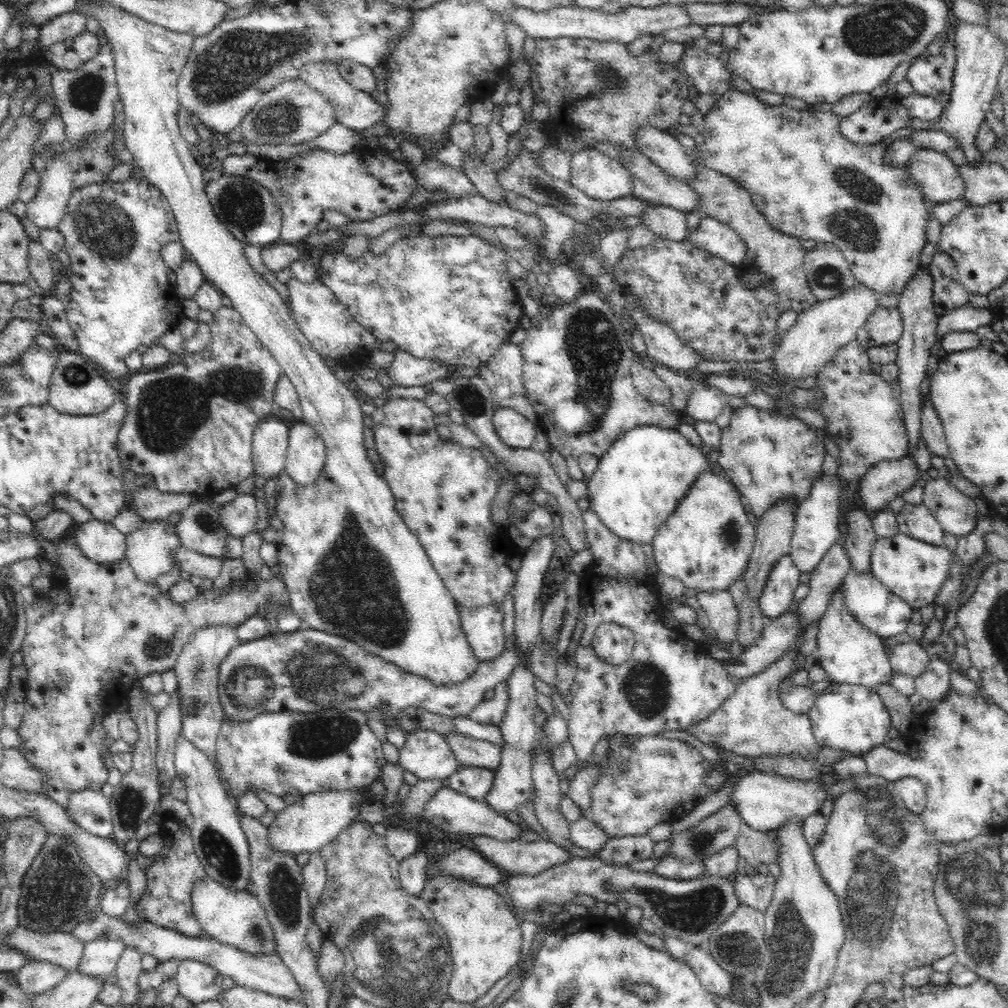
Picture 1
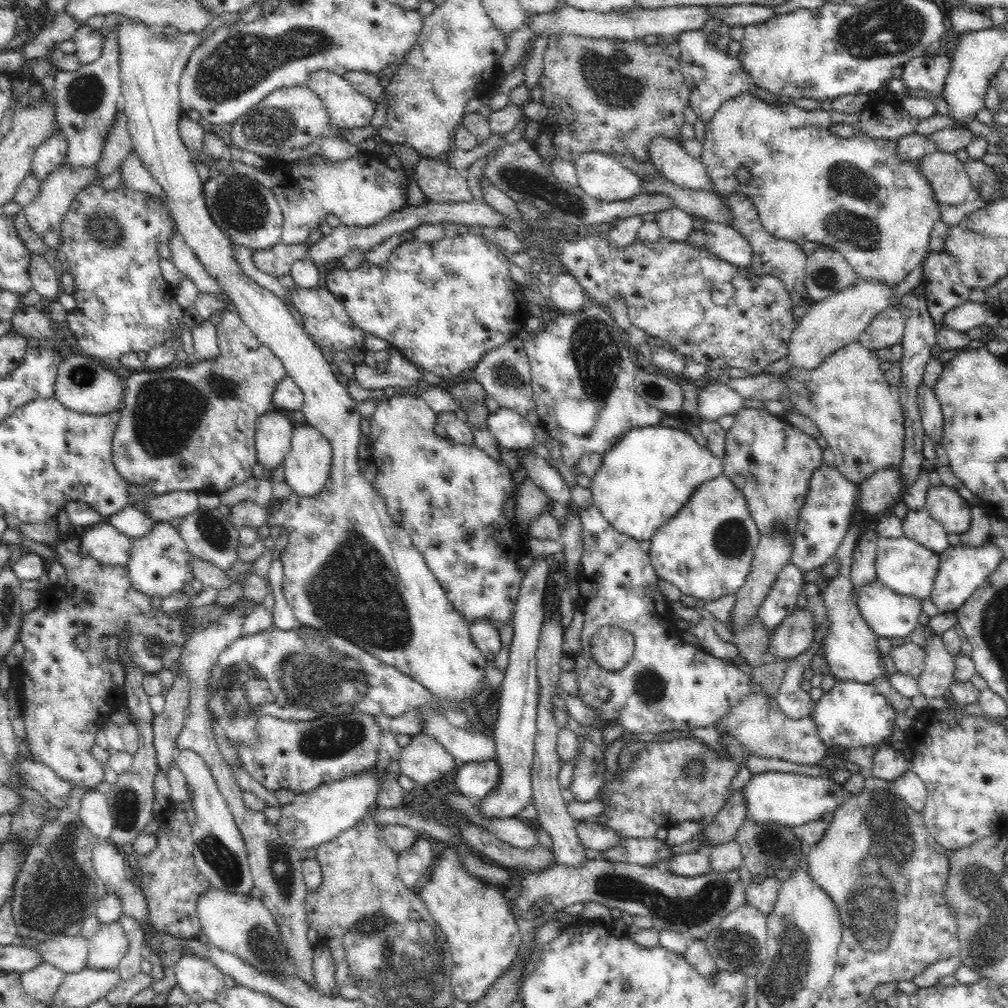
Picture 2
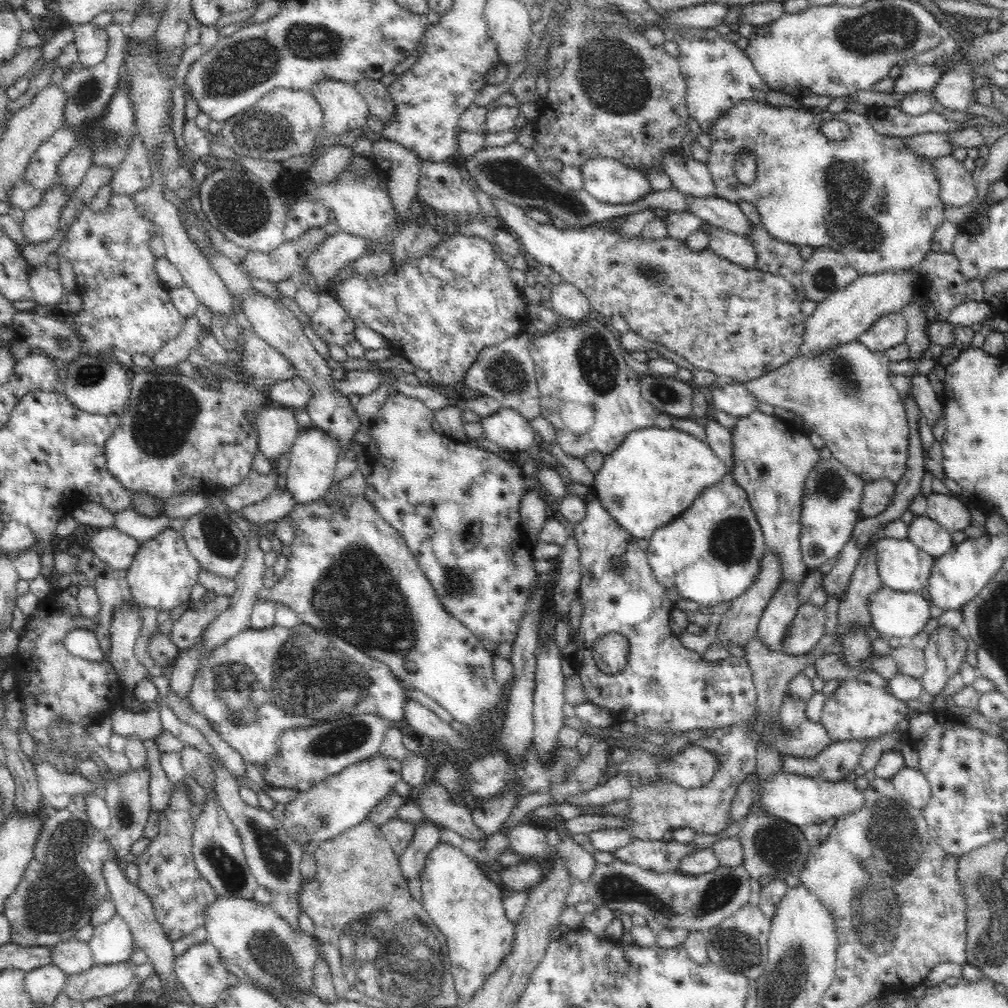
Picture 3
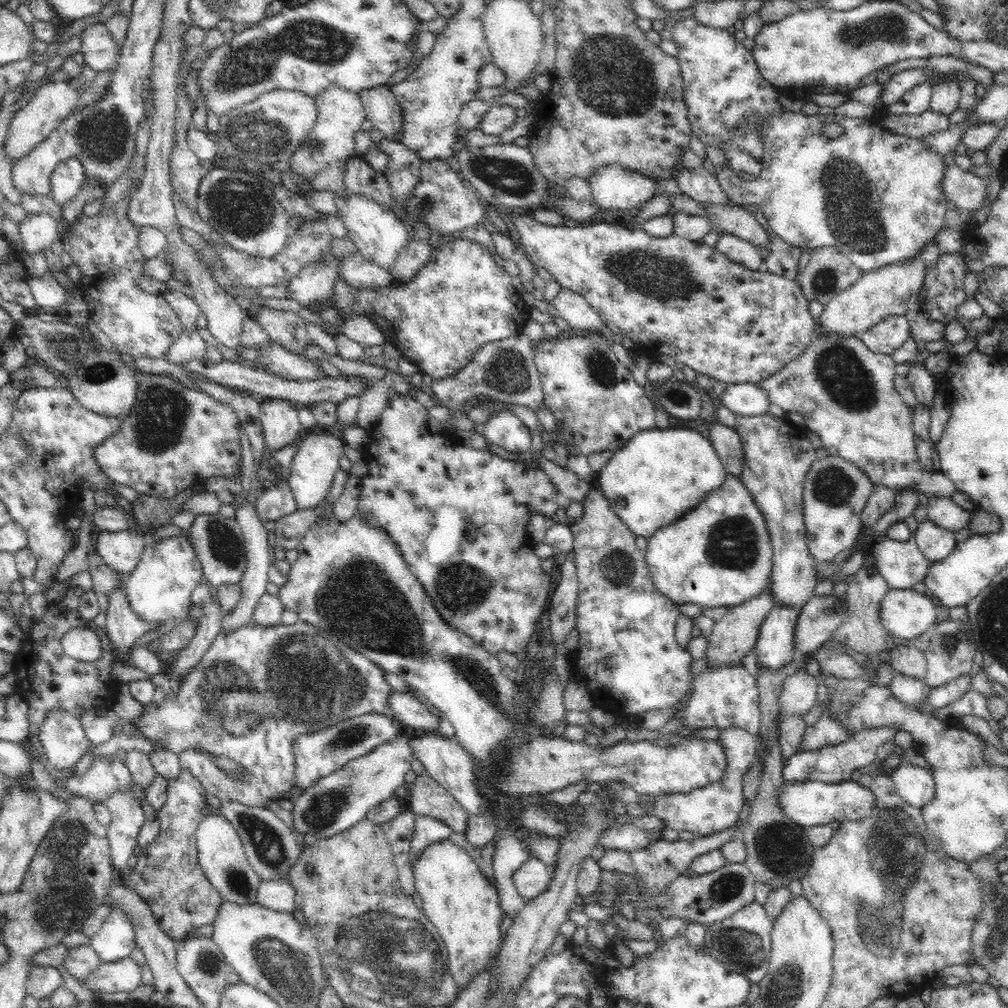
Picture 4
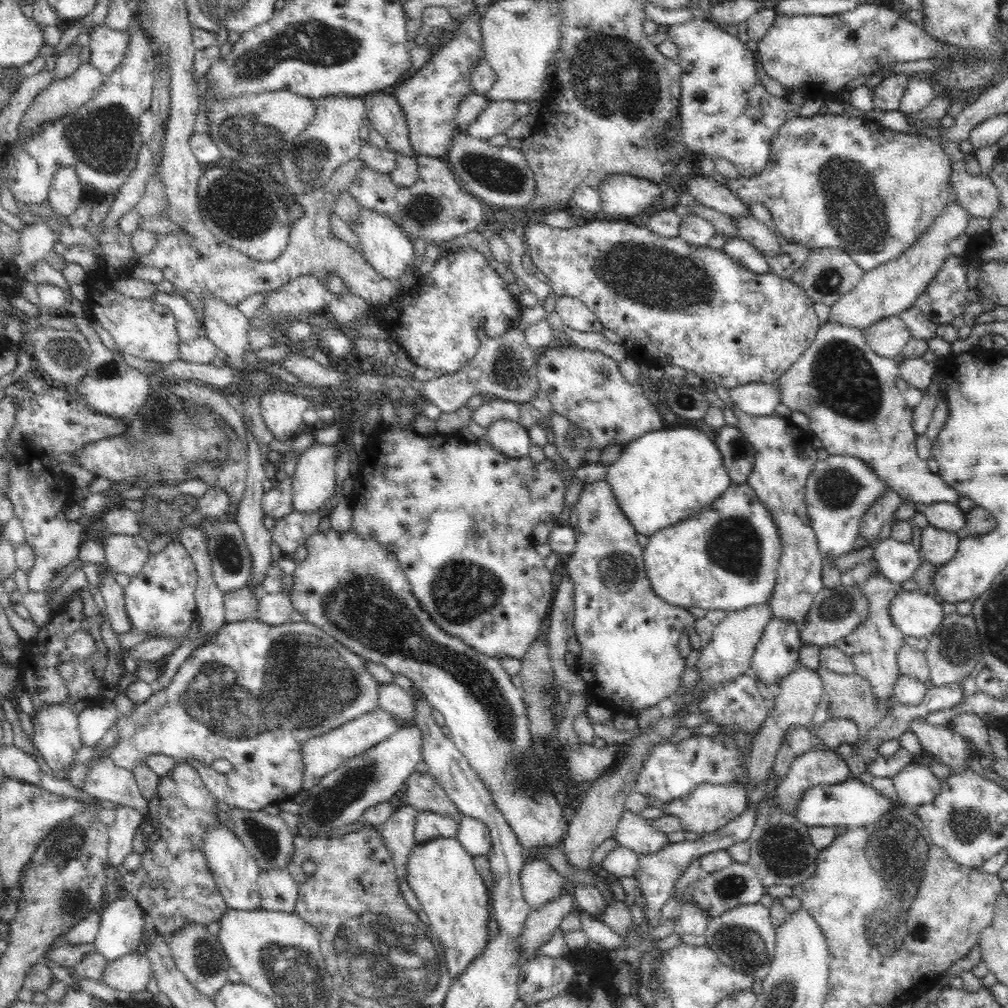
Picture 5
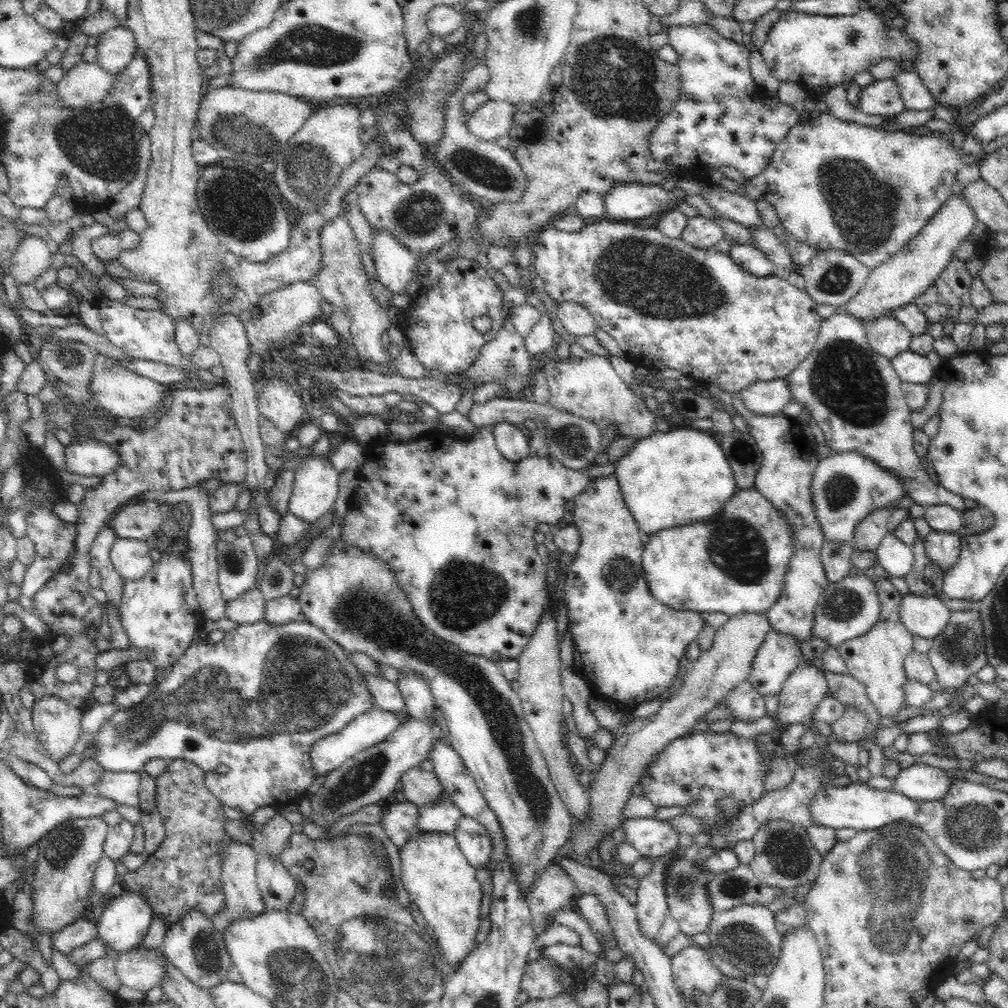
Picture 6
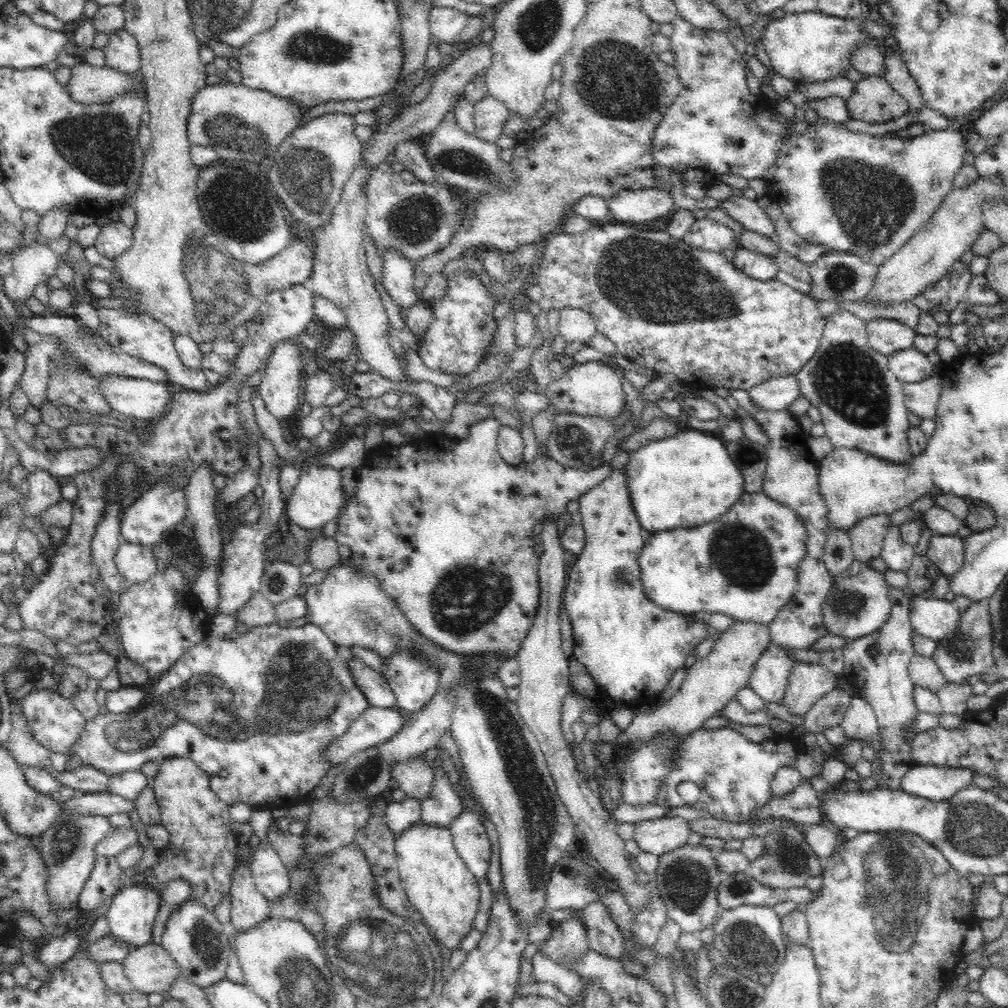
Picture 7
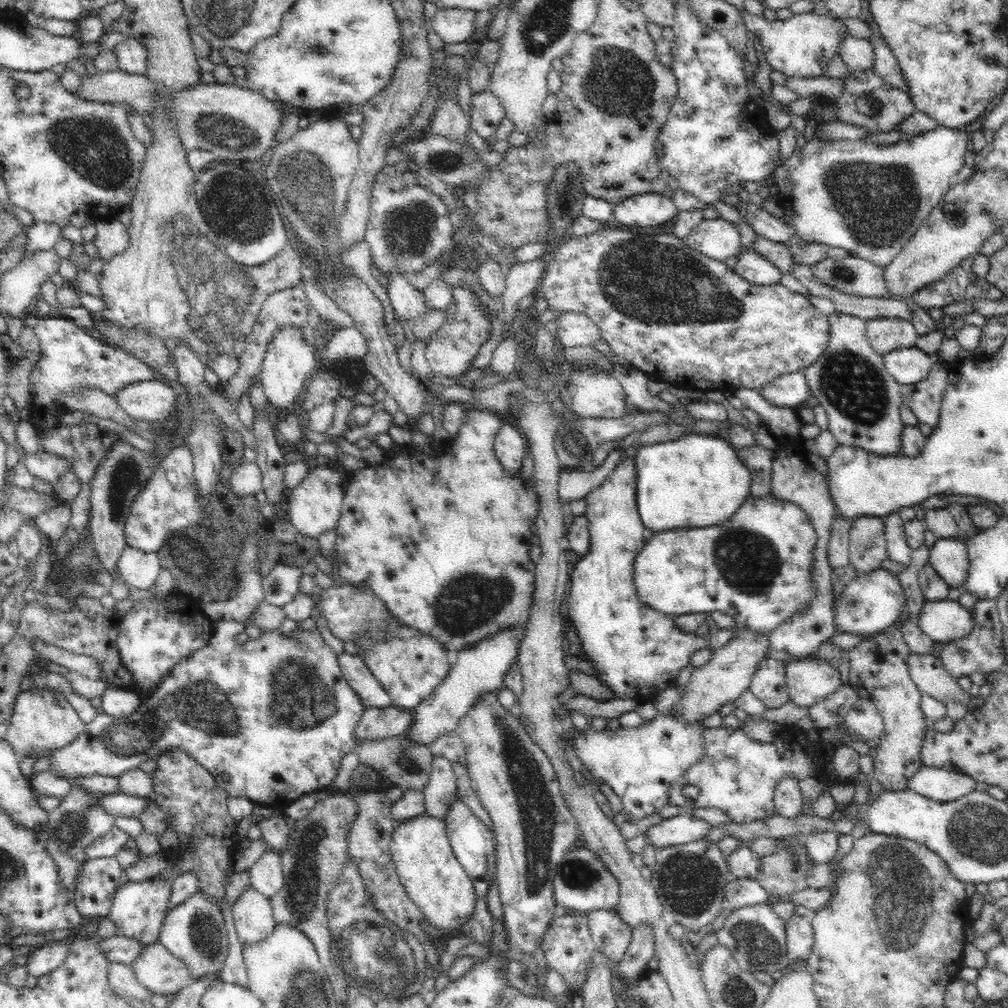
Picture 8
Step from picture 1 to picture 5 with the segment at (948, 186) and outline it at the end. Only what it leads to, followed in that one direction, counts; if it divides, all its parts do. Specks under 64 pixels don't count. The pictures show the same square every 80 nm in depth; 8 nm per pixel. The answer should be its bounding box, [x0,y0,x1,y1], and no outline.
[951,171,1001,222]

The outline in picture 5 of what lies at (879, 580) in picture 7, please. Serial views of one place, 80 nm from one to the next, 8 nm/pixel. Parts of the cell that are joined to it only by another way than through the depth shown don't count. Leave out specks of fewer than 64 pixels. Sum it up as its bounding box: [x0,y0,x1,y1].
[801,584,869,646]

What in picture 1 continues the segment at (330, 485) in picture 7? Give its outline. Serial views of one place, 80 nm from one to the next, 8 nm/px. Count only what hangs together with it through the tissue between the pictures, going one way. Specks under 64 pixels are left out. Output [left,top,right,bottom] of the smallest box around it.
[284,421,326,485]

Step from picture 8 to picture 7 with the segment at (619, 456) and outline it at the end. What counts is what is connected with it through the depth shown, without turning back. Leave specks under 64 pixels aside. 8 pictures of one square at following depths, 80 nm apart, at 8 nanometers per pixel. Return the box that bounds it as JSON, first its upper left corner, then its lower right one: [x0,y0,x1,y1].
[334,416,613,658]

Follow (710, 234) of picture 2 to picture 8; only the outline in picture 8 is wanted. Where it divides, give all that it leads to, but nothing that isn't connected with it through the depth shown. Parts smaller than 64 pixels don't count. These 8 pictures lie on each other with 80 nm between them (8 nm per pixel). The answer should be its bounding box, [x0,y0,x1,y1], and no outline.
[733,250,781,286]

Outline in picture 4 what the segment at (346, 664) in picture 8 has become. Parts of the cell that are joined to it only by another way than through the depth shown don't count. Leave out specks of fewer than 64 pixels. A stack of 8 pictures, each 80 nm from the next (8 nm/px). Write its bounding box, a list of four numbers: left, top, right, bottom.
[388,688,440,732]

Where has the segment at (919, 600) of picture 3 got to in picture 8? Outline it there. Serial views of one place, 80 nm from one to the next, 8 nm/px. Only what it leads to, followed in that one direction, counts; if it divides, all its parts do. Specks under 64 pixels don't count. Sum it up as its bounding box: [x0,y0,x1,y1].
[917,599,975,643]

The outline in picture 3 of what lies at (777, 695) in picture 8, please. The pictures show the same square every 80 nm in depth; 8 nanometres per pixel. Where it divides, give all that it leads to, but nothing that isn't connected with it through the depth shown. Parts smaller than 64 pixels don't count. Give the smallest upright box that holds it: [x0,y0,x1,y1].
[757,584,800,651]

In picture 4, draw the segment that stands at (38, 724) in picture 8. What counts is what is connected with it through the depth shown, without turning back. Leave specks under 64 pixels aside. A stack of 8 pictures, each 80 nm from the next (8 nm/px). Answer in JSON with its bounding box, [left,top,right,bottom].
[36,708,93,771]

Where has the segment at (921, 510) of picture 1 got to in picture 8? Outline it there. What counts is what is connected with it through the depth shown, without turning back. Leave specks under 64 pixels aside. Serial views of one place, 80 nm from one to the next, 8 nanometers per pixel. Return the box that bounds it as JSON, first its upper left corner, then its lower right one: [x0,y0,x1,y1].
[928,537,969,589]

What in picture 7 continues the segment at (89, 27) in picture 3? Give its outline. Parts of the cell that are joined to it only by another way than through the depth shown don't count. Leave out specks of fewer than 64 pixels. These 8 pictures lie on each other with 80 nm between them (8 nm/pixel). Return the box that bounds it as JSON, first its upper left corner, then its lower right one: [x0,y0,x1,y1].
[106,29,141,74]

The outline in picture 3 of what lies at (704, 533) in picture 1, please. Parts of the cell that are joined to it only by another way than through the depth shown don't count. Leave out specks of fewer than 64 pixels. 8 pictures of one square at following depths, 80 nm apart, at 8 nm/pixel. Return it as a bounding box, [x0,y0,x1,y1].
[647,473,768,606]

